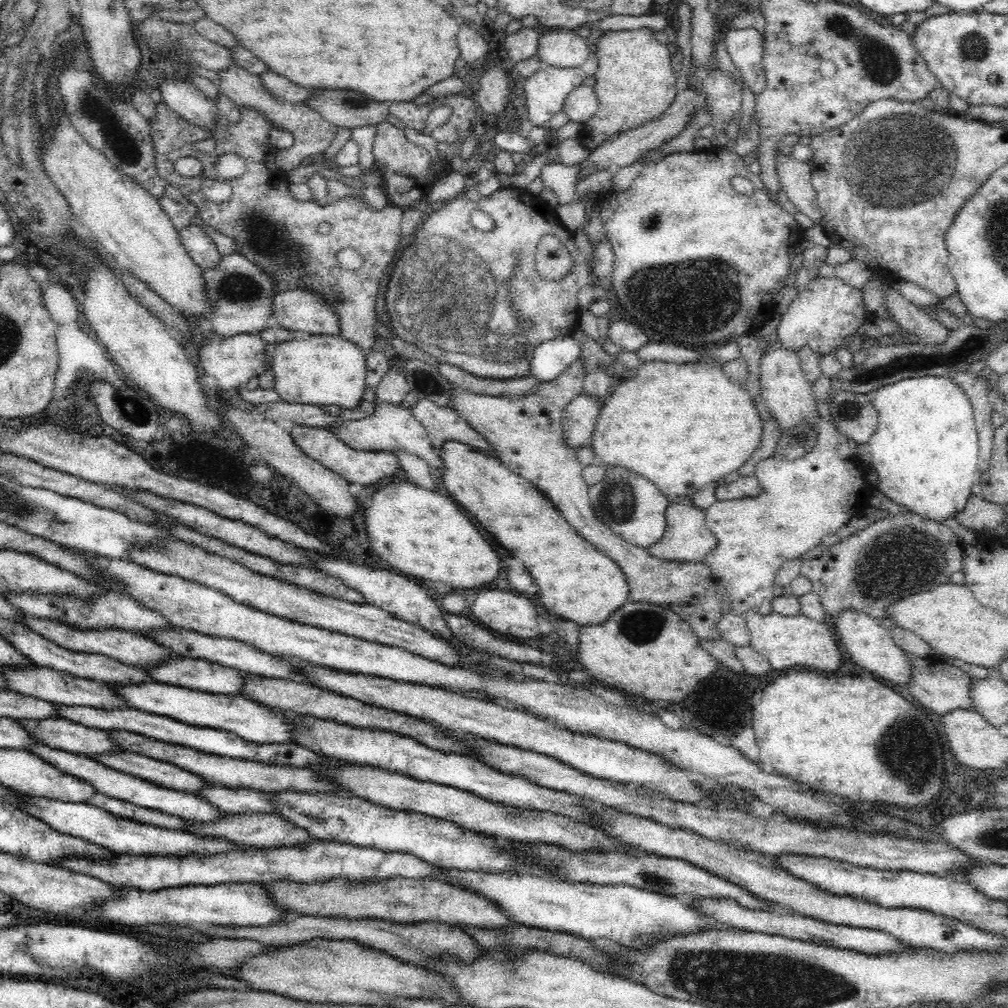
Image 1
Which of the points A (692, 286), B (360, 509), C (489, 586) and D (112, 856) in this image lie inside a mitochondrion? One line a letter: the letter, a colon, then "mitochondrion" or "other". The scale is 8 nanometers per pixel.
A: mitochondrion
B: other
C: other
D: other

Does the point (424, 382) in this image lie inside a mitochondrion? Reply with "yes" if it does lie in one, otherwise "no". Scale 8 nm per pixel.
yes

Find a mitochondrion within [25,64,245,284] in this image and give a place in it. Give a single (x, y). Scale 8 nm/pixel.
(113, 130)

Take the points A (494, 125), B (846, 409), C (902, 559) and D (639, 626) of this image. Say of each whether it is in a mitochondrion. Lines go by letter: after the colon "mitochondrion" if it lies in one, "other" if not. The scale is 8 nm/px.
A: other
B: mitochondrion
C: mitochondrion
D: mitochondrion

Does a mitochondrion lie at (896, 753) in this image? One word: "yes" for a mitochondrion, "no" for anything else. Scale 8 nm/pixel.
yes

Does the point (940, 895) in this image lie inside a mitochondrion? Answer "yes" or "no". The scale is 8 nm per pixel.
no

